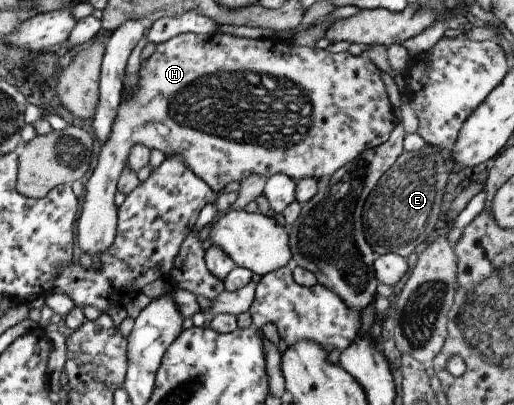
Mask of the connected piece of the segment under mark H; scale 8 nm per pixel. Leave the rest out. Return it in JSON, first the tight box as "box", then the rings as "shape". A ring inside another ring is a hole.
{"box":[76,31,394,256],"shape":[[[220,31],[210,34],[178,33],[160,44],[156,44],[154,52],[140,61],[140,68],[137,71],[136,87],[132,89],[127,100],[120,98],[117,108],[117,116],[114,116],[114,122],[110,126],[108,140],[100,146],[98,156],[96,156],[96,166],[93,172],[83,182],[85,185],[84,198],[82,198],[82,208],[78,216],[78,225],[76,226],[76,242],[78,248],[88,256],[94,254],[100,255],[112,244],[115,230],[117,227],[117,207],[114,204],[114,193],[116,190],[118,176],[124,168],[124,162],[127,162],[127,156],[130,148],[134,144],[142,144],[146,148],[156,148],[164,154],[165,158],[170,158],[178,154],[186,168],[190,169],[198,178],[201,178],[208,184],[214,194],[218,194],[229,182],[240,182],[246,176],[258,175],[267,179],[276,173],[282,173],[289,176],[295,182],[302,178],[316,178],[318,181],[323,177],[334,174],[338,168],[349,163],[355,156],[358,156],[366,149],[377,147],[379,144],[388,140],[389,134],[394,128],[394,116],[392,106],[388,102],[384,84],[380,78],[380,70],[366,57],[366,54],[352,56],[348,51],[332,54],[324,49],[314,49],[313,47],[301,47],[292,44],[292,39],[267,38],[257,39],[239,38]]]}

